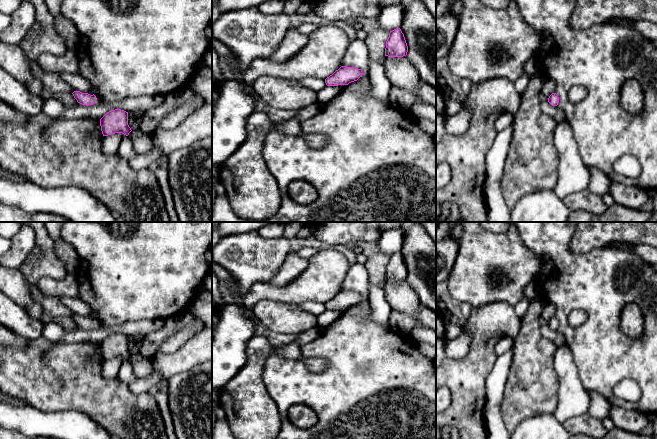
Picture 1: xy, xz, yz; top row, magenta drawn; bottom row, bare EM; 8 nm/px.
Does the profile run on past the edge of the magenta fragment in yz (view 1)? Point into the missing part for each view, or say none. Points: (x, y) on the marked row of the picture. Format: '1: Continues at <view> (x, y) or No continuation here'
1: No continuation here

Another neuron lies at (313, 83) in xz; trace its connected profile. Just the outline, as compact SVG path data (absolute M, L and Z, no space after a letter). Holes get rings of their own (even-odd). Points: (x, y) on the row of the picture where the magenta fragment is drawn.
M306 77L297 80L299 85L302 87L309 88L315 92L320 91L326 86L325 80L324 79L319 79L316 77Z

